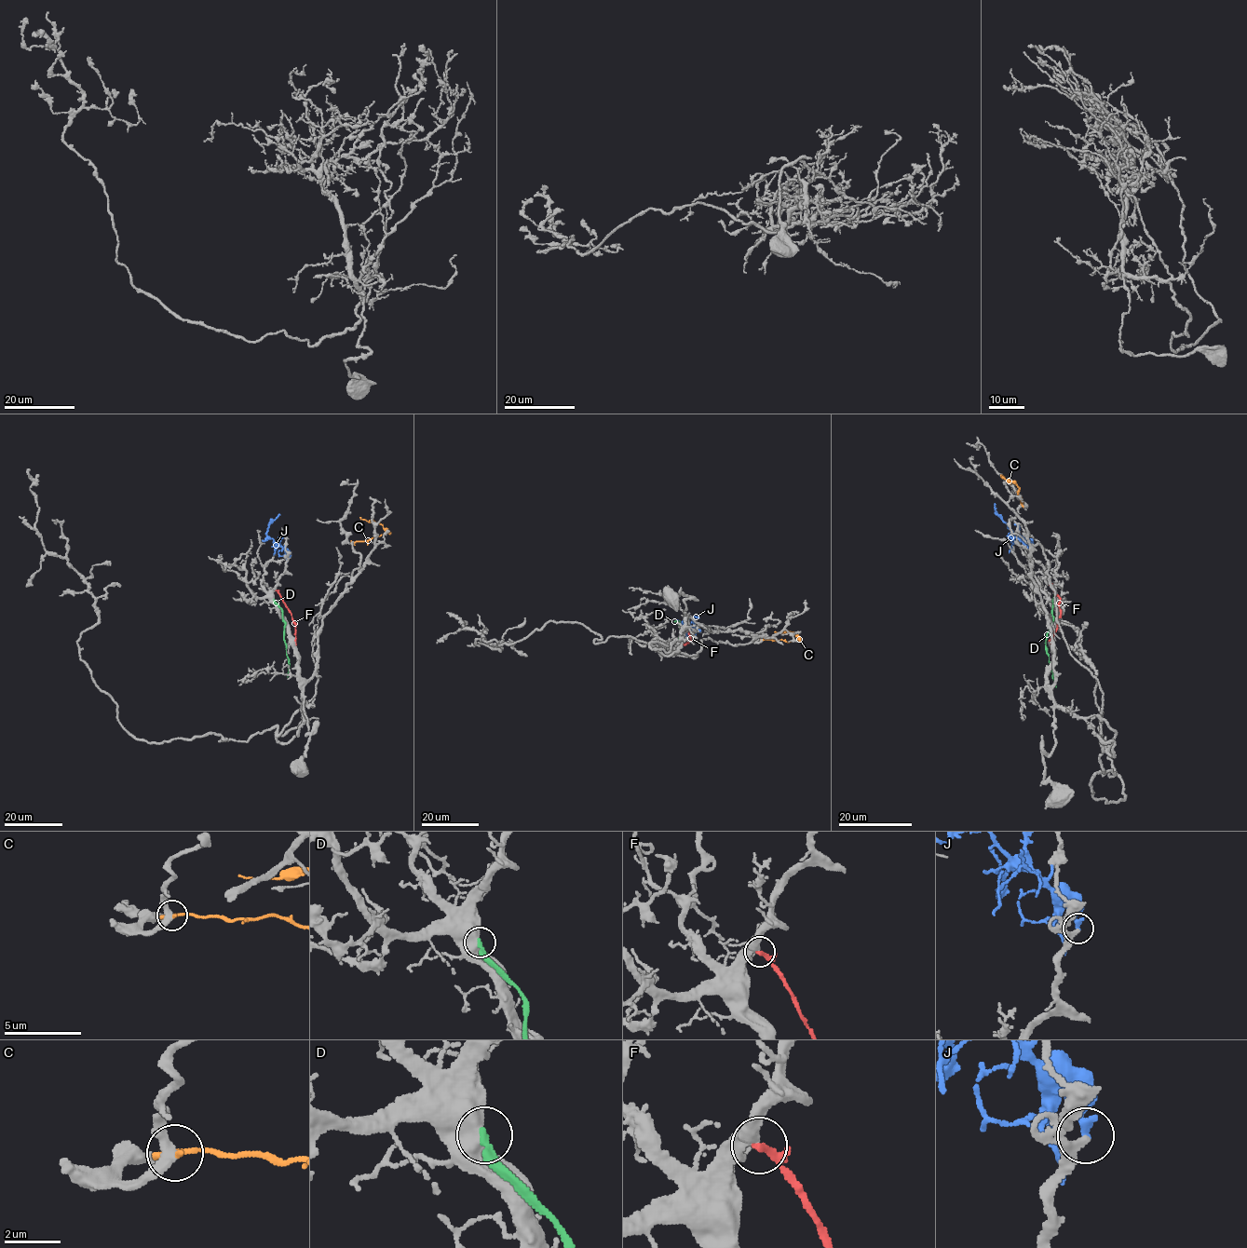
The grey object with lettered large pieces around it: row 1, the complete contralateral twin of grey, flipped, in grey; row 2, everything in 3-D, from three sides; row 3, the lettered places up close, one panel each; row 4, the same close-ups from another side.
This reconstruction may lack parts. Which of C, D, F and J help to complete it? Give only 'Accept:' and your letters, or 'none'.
Accept: none

